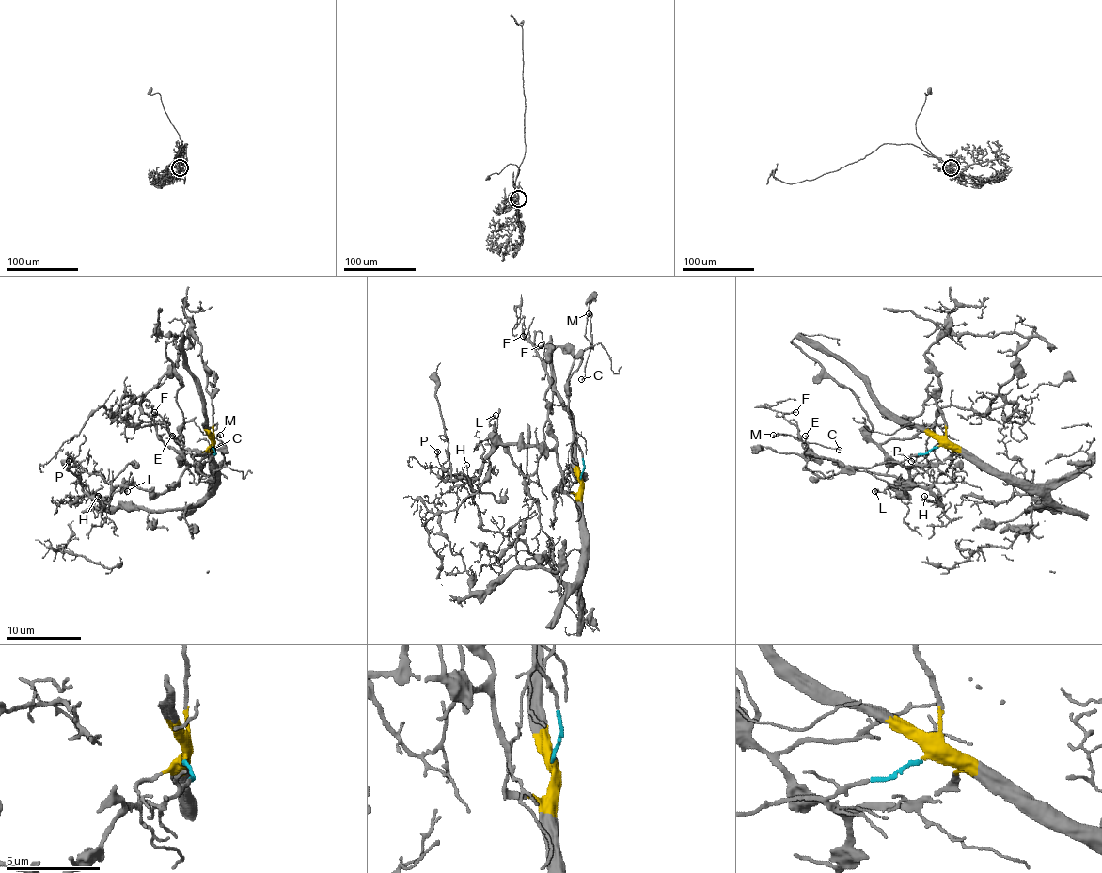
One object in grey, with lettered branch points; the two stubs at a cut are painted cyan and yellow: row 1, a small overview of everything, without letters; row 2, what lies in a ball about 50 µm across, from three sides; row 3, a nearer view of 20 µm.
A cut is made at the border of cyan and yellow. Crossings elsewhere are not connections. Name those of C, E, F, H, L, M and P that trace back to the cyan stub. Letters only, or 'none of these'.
C, E, F, M

